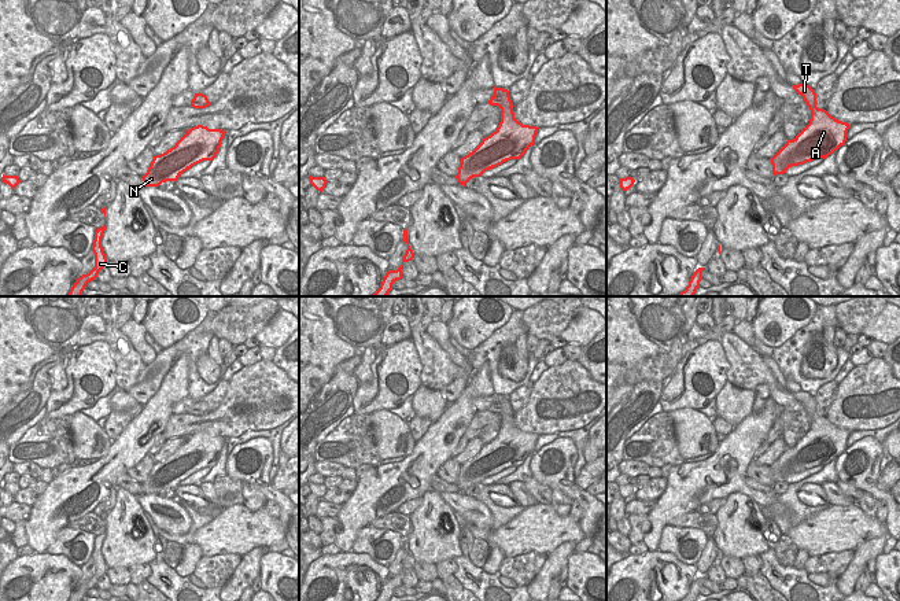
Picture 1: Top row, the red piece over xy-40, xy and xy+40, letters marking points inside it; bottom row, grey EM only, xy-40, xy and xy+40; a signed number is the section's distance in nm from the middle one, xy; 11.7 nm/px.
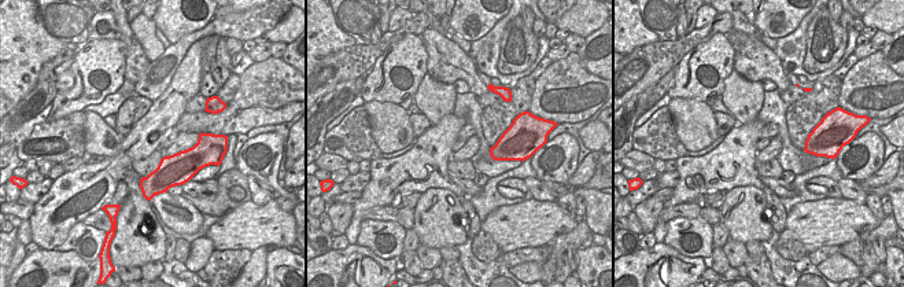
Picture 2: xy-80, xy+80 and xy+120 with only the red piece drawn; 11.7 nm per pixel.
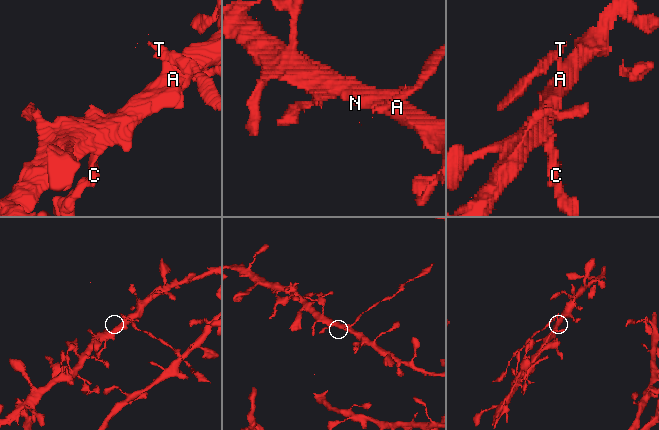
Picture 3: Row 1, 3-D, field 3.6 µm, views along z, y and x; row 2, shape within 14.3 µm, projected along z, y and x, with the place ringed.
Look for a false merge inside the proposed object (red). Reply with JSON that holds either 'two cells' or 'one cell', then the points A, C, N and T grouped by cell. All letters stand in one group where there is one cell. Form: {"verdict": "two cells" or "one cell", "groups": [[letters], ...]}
{"verdict": "two cells", "groups": [["A", "C", "N"], ["T"]]}

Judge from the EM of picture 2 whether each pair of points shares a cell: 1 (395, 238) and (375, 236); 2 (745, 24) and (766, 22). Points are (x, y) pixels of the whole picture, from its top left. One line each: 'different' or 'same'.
1: same
2: different

